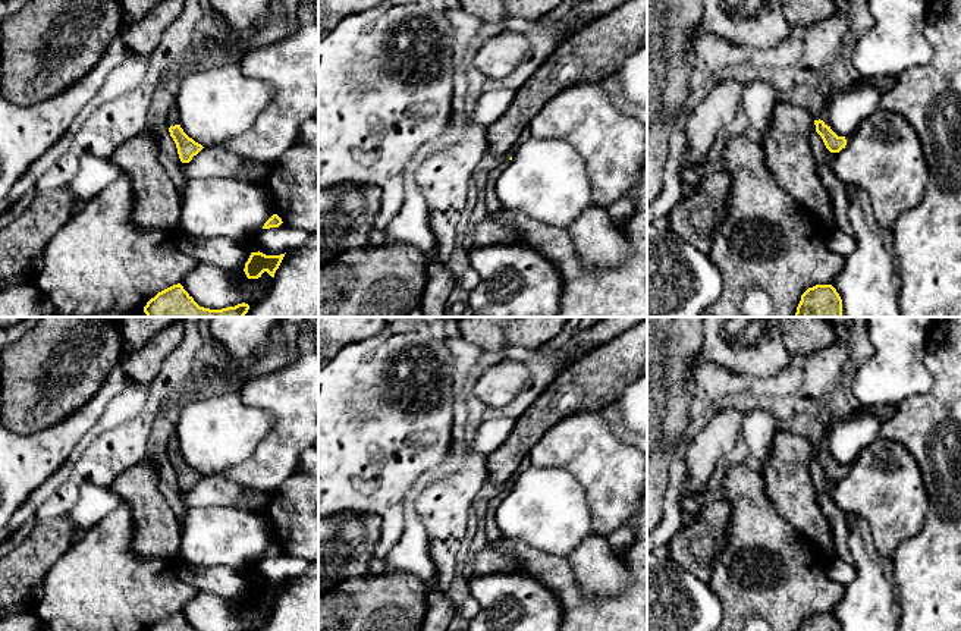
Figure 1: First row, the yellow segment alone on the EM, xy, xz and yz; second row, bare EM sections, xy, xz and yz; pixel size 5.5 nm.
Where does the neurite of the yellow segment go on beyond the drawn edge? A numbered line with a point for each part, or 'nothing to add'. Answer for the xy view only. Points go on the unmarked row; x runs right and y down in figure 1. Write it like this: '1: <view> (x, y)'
1: xy (172, 446)

